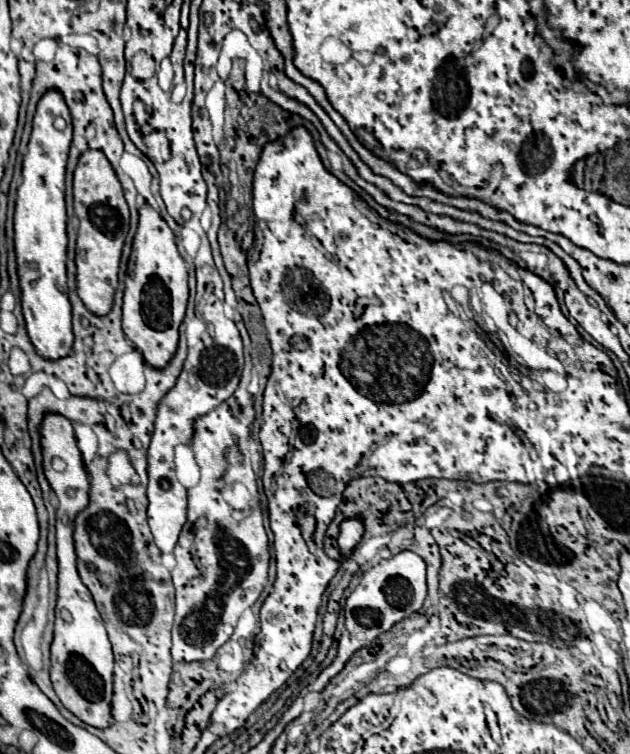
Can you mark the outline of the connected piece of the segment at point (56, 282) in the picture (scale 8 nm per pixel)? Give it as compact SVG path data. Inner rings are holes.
M46 92L38 106L32 124L32 136L22 164L22 184L14 212L14 242L22 288L22 312L26 330L36 352L44 360L60 360L72 354L72 312L66 288L66 202L64 174L72 142L72 120L60 92ZM56 116L66 120L66 130L58 132L52 122Z

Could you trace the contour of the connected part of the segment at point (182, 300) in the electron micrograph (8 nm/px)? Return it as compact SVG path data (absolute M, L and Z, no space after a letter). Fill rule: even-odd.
M144 204L140 210L140 224L134 236L132 256L124 280L124 318L122 330L142 352L144 362L156 370L170 364L178 350L178 328L184 320L189 299L188 272L182 256L176 250L174 234L160 214Z

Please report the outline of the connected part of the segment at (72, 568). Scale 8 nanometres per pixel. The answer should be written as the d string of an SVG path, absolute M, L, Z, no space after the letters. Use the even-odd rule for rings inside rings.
M58 538L58 606L56 628L52 642L52 670L50 678L60 702L84 724L94 728L108 728L112 724L112 682L114 682L114 656L112 646L92 600L92 594L80 580L76 568L76 548L72 538ZM60 610L72 614L72 622L64 622Z

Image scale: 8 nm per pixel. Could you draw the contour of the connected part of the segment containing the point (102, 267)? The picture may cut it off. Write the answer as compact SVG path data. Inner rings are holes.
M88 150L78 160L78 166L74 170L74 212L80 220L76 248L78 296L92 314L106 316L114 304L114 292L118 286L118 266L128 234L130 214L120 180L108 158L100 150Z

